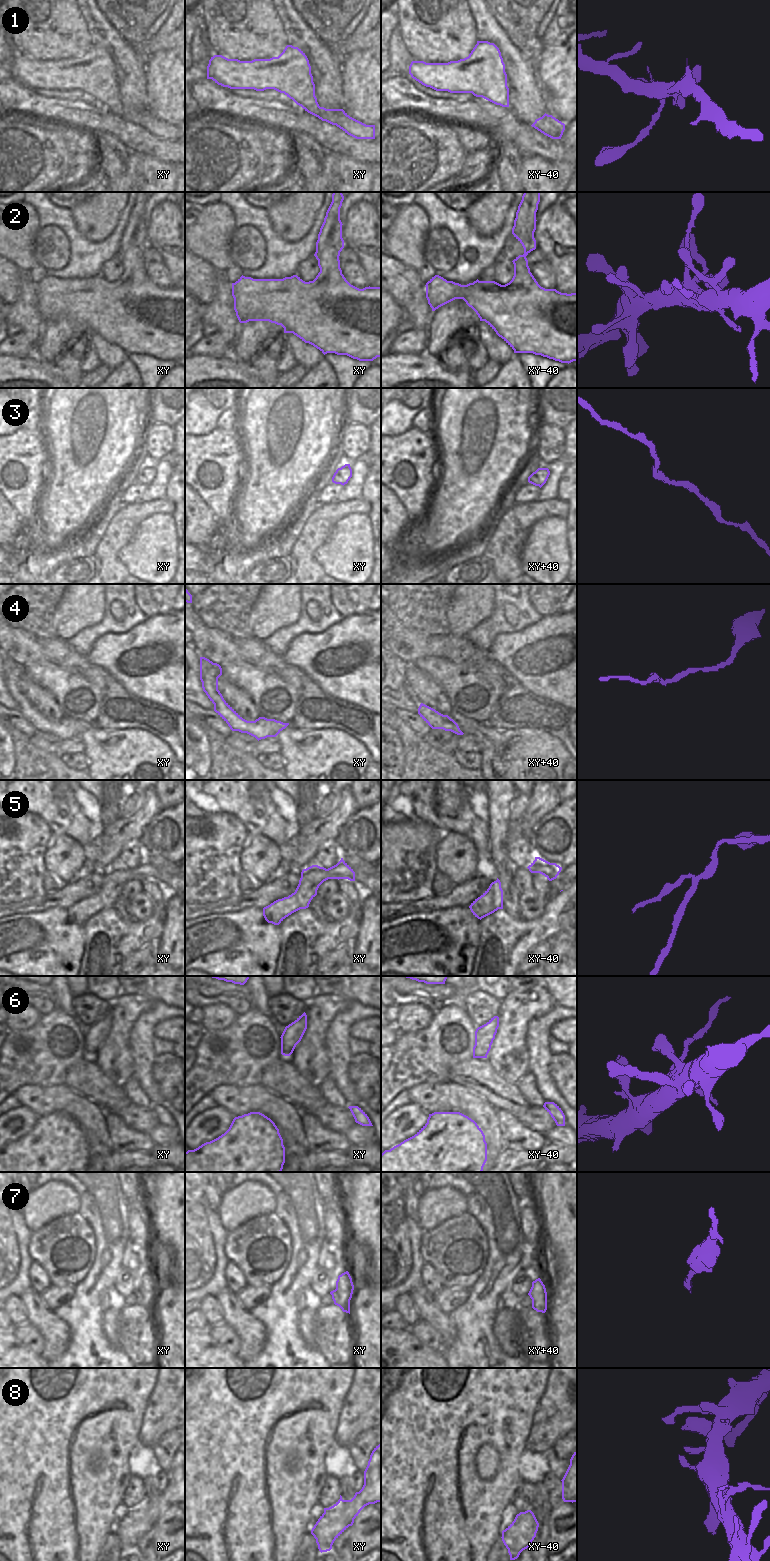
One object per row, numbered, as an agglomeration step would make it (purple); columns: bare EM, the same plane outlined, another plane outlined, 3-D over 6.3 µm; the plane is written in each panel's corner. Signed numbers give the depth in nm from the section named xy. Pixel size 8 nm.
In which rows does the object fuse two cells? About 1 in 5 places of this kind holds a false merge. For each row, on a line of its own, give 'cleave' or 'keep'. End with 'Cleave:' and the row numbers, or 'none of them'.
1: keep
2: keep
3: keep
4: keep
5: keep
6: cleave
7: keep
8: keep
Cleave: 6

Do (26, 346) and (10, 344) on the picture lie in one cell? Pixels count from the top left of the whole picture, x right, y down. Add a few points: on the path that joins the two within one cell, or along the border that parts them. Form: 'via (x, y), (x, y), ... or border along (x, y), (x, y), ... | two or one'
via (22, 346), (14, 345) | one

